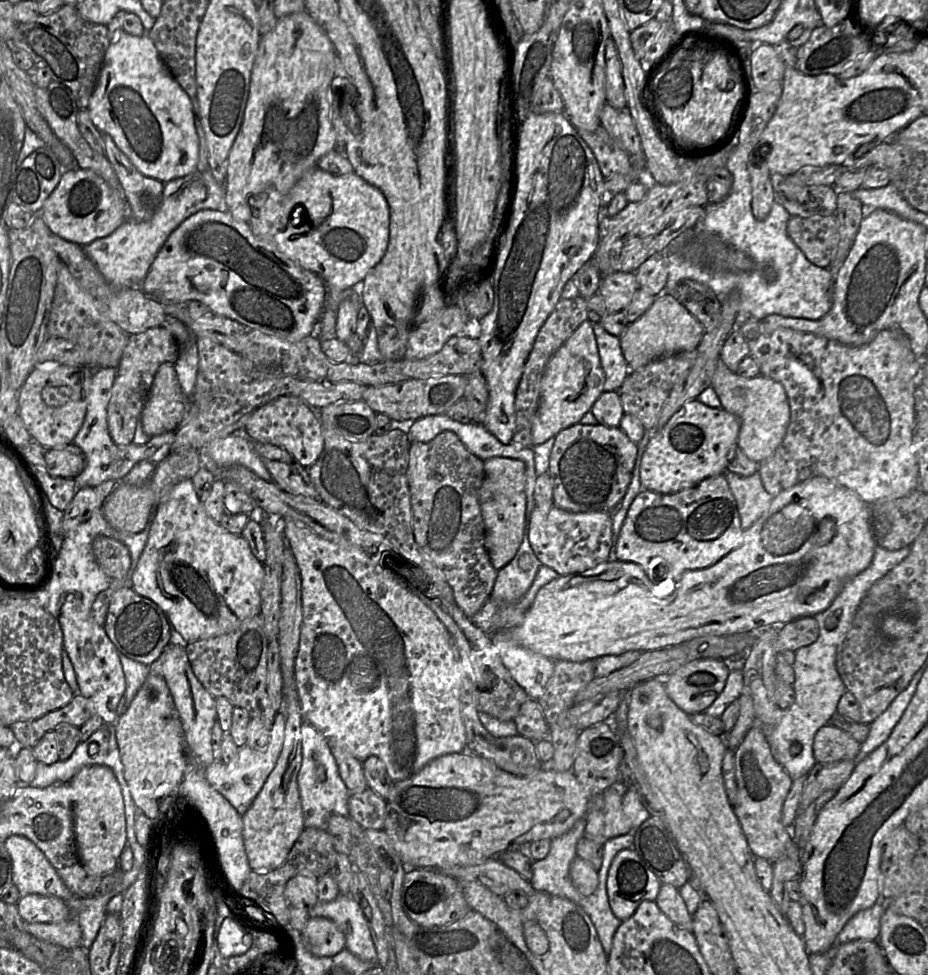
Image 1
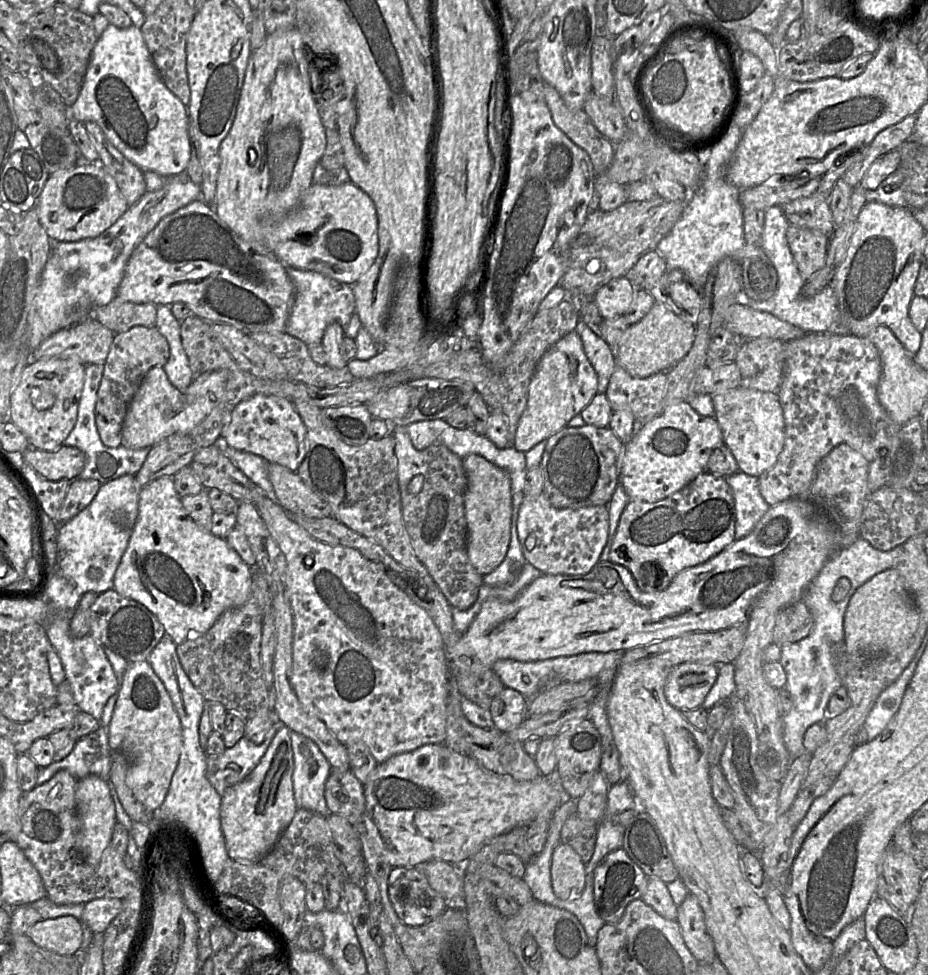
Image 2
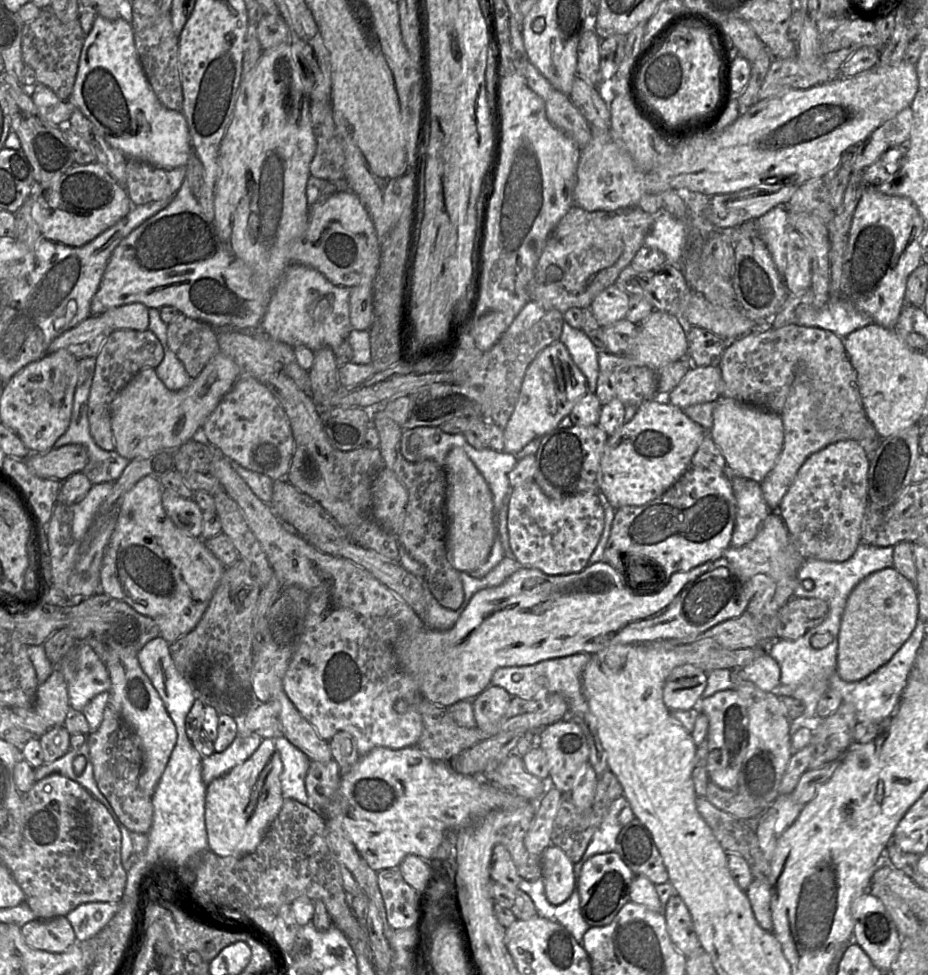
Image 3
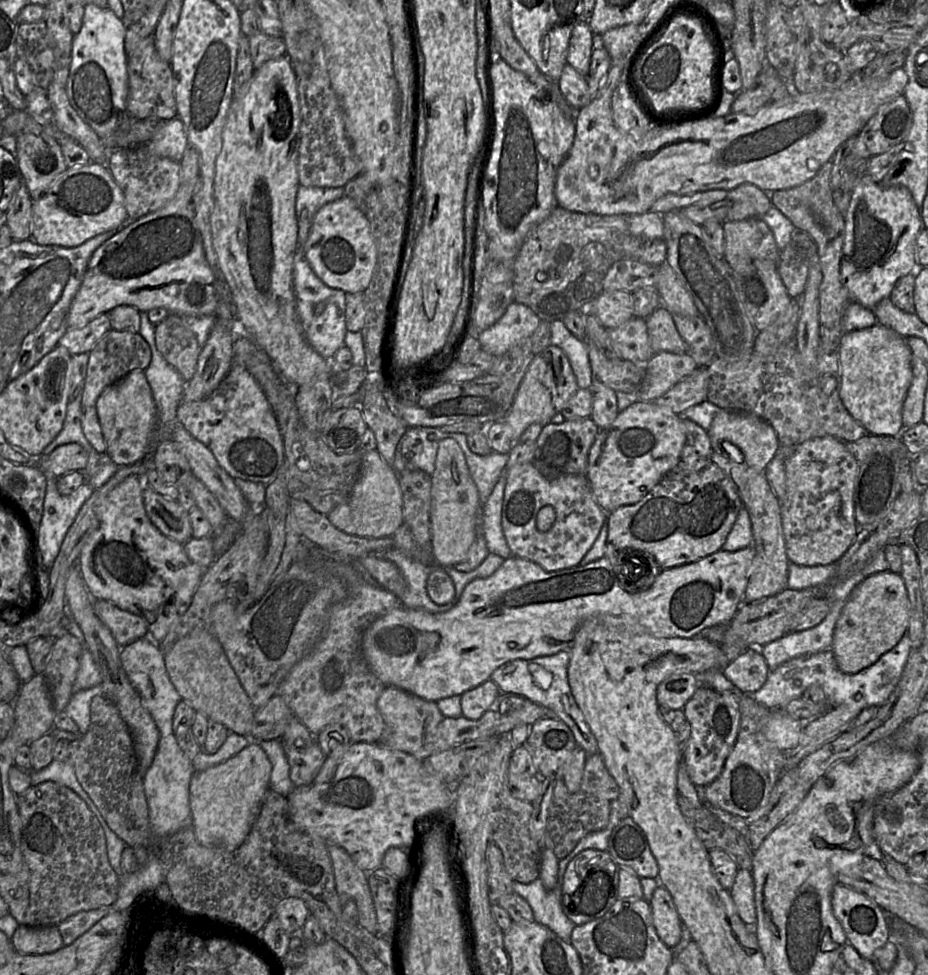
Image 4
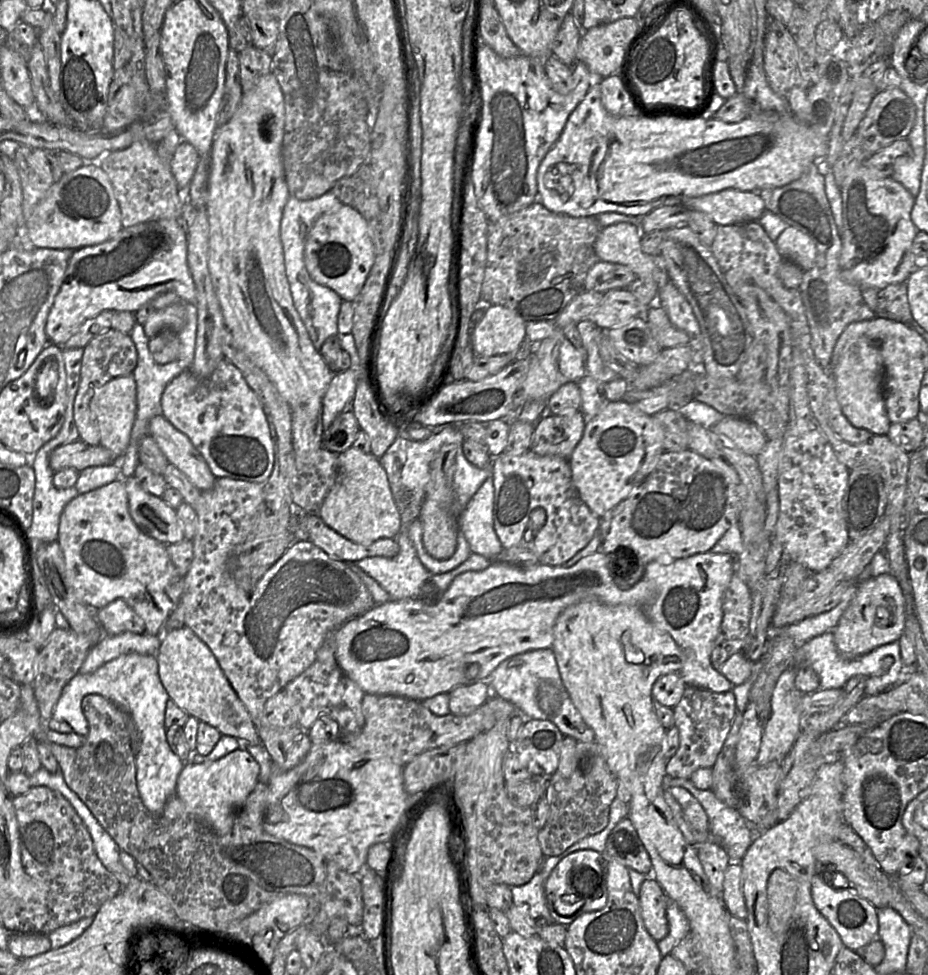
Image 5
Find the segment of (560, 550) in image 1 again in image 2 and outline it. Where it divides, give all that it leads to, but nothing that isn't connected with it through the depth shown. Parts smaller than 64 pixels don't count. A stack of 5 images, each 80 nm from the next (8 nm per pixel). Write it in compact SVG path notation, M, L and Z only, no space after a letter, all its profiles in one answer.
M524 486L524 501L517 510L517 517L514 524L514 530L519 540L522 554L526 562L538 569L542 574L549 575L584 575L589 573L599 562L602 551L607 543L609 535L609 518L606 506L591 506L581 508L561 508L553 505L545 495L528 495L525 493Z

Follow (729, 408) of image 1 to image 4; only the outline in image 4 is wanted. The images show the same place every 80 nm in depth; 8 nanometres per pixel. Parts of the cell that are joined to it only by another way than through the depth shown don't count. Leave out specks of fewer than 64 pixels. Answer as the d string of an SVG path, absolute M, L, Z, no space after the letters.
M720 409L707 431L713 451L722 454L722 449L734 451L733 448L737 448L743 454L743 461L758 471L765 472L778 452L779 441L774 428L767 421L750 413Z

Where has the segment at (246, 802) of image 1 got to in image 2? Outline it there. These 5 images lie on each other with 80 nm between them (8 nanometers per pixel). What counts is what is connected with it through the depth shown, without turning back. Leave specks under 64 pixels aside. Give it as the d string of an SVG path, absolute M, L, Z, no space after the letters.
M277 720L261 744L243 737L223 754L208 756L207 778L212 786L223 795L230 787L244 780L259 764L281 726Z

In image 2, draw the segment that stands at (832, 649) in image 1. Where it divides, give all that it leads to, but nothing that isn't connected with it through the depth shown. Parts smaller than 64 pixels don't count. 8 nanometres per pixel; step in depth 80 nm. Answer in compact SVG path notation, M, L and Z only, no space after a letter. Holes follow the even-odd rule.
M859 538L851 546L839 549L836 554L831 556L805 590L802 600L813 615L814 627L804 639L780 646L779 662L784 667L787 676L783 689L788 691L793 699L792 709L783 716L783 738L791 761L807 752L803 745L806 730L814 724L821 724L826 719L829 699L842 686L834 665L832 646L844 639L844 617L851 597L873 576L894 568L902 551L902 546L882 551ZM842 578L850 581L850 589L841 601L835 602L832 595Z

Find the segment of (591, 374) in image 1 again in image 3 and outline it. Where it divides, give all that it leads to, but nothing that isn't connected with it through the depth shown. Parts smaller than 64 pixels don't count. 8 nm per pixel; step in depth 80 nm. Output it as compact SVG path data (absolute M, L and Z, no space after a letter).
M558 340L544 348L525 373L515 409L504 428L504 451L517 454L534 438L543 437L558 428L559 423L570 414L573 407L587 392L587 380L574 363L566 346Z

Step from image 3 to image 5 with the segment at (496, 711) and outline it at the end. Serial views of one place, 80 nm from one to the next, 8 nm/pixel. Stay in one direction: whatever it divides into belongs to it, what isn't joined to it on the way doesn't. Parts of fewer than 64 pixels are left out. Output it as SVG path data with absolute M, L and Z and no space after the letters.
M487 681L459 686L449 693L449 709L454 715L472 714L481 707L492 695Z

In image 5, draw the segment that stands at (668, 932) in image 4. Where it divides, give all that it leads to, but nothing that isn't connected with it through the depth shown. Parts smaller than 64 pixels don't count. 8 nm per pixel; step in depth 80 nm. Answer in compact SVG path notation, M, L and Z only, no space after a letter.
M644 880L638 894L641 916L648 933L658 942L669 932L666 908L669 897L655 880Z

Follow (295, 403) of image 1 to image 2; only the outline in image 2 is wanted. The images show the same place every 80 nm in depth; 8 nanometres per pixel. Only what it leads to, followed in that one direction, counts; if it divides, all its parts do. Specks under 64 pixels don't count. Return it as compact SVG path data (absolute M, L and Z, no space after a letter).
M256 394L241 401L232 411L221 439L237 450L256 454L268 463L277 463L296 471L305 457L305 425L292 400L274 395Z

